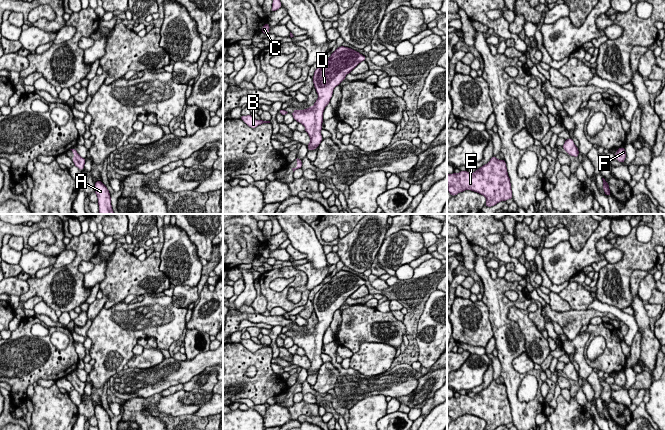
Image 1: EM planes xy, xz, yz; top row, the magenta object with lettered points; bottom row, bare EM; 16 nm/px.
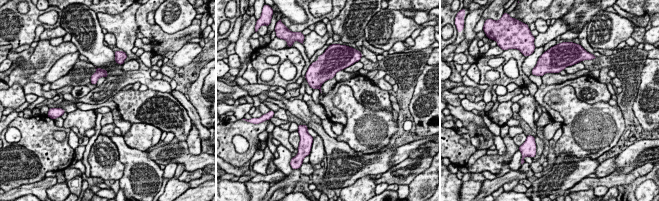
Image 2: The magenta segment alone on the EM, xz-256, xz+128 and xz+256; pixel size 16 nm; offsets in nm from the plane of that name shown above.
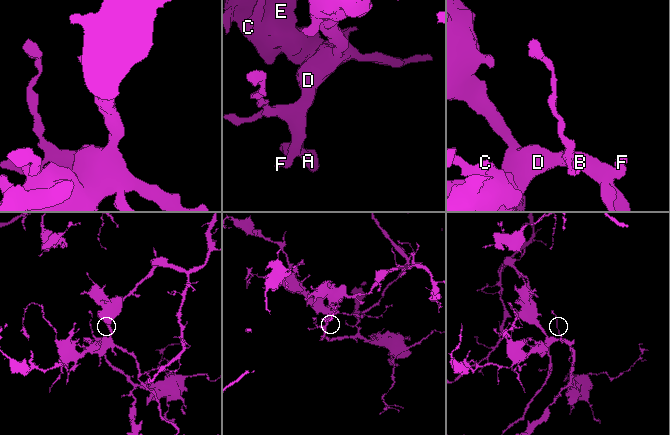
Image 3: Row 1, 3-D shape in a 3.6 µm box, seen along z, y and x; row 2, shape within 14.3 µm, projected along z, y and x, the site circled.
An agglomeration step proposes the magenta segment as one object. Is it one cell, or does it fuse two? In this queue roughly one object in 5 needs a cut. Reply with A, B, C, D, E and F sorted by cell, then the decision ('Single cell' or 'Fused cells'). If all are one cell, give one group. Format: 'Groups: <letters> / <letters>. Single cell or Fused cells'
Groups: A B C D E F. Single cell

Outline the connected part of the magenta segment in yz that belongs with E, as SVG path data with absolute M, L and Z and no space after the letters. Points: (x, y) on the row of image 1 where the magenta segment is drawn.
M495 156L474 173L460 171L447 174L447 188L451 196L465 190L477 192L486 197L487 207L513 198L506 162Z

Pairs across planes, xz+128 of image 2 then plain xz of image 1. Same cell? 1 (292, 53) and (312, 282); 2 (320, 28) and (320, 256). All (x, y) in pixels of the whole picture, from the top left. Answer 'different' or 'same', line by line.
1: different
2: different

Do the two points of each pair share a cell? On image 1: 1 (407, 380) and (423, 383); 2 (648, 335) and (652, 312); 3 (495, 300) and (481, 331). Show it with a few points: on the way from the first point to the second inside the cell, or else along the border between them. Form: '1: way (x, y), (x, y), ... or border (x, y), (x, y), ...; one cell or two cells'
1: border (418, 379), (418, 385), (410, 394), (398, 396); two cells
2: border (643, 303), (649, 318); two cells
3: border (481, 300), (488, 309), (493, 336); two cells

